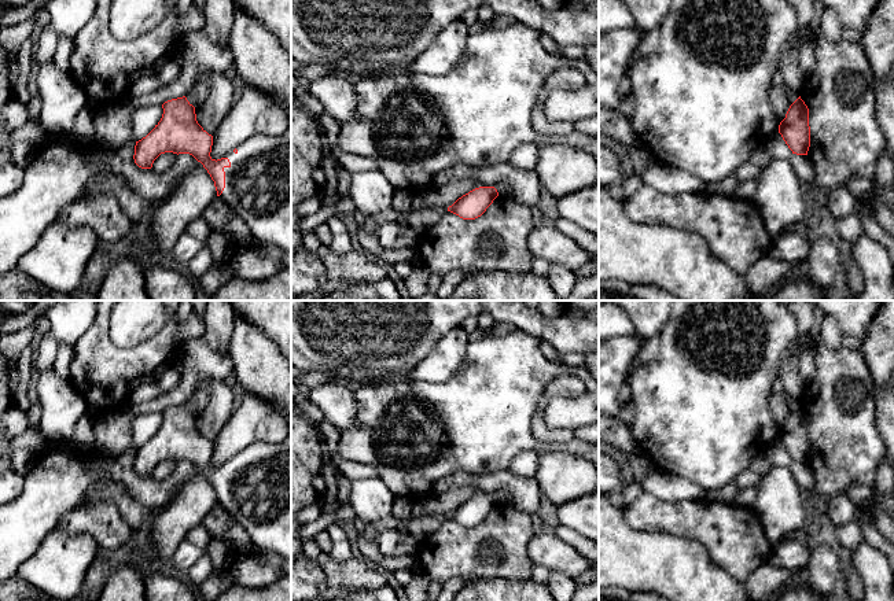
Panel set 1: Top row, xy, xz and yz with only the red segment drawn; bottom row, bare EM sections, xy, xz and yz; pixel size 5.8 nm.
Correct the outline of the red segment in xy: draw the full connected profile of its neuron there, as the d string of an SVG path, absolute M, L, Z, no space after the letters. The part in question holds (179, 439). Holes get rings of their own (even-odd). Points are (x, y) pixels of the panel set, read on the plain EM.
M185 403L165 409L162 416L161 428L146 445L136 449L135 471L141 476L151 476L161 461L192 462L210 482L217 504L247 531L253 546L273 552L283 558L291 558L291 436L280 443L254 442L224 465L216 468L210 464L213 443L198 431L195 414Z

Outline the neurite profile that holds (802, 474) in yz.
M791 461L788 467L794 475L796 484L803 491L803 494L810 494L813 491L814 479L809 464Z

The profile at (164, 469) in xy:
M165 460L165 461L161 461L152 471L152 478L155 480L163 480L166 478L169 478L173 471L176 469L176 465L177 465L177 461L173 461L173 460Z

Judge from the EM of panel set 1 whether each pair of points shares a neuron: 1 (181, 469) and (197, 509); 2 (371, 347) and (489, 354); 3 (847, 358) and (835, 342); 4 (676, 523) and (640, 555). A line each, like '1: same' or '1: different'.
1: different
2: different
3: different
4: different

